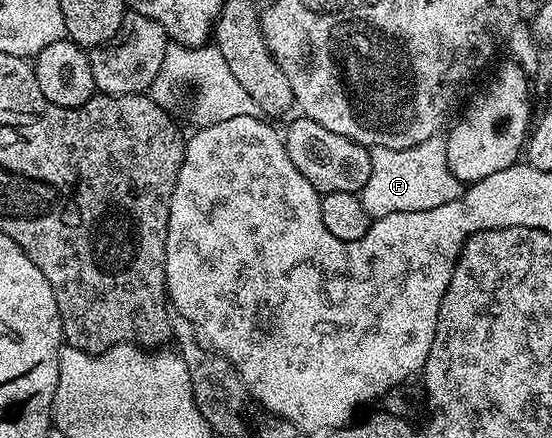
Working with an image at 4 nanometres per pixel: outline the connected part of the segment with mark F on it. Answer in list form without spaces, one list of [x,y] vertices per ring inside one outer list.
[[[434,137],[402,151],[375,147],[370,150],[369,156],[373,166],[371,177],[359,194],[373,219],[387,217],[387,213],[435,209],[435,205],[447,205],[447,201],[455,201],[455,197],[459,197],[463,190],[461,180],[449,171],[444,138]]]

